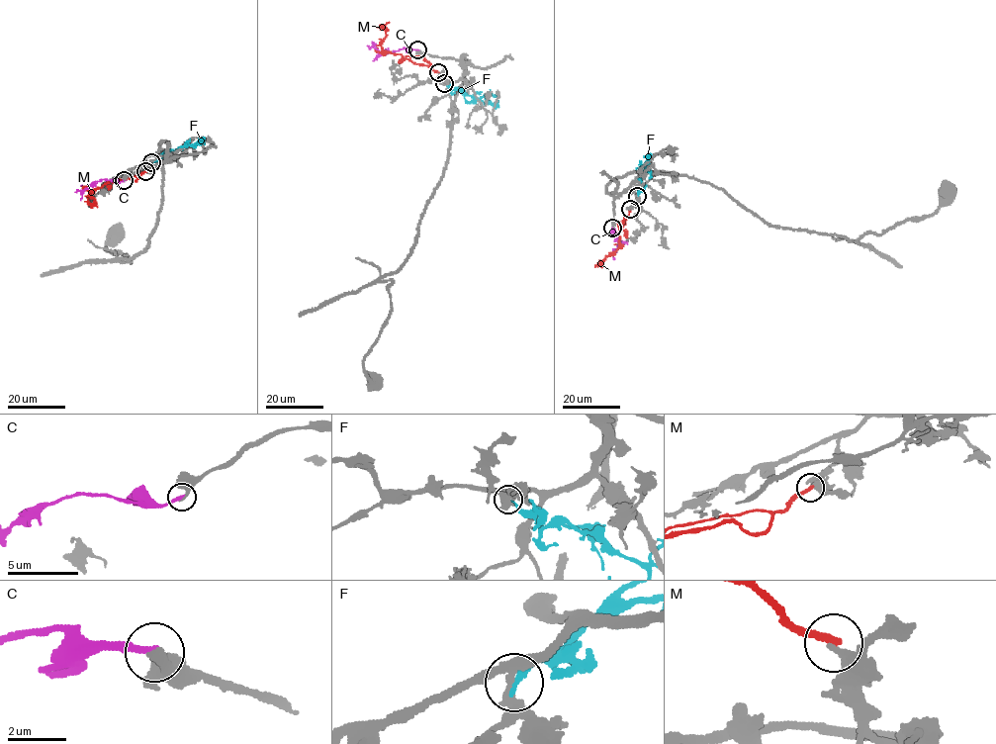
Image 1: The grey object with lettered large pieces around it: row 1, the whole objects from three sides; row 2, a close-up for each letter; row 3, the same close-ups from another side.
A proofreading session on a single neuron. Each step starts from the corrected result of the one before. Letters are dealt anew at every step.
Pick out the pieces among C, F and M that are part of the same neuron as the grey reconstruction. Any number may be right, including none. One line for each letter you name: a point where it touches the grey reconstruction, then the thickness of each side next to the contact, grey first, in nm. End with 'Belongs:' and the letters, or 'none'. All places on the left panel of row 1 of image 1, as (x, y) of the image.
Belongs: none

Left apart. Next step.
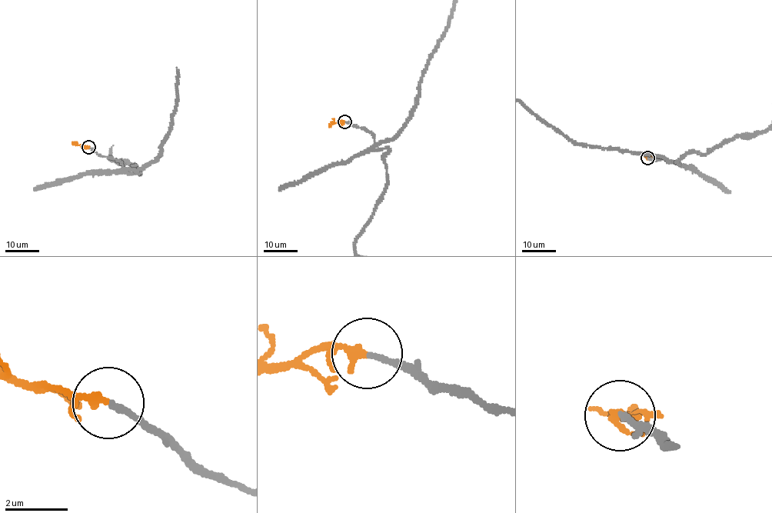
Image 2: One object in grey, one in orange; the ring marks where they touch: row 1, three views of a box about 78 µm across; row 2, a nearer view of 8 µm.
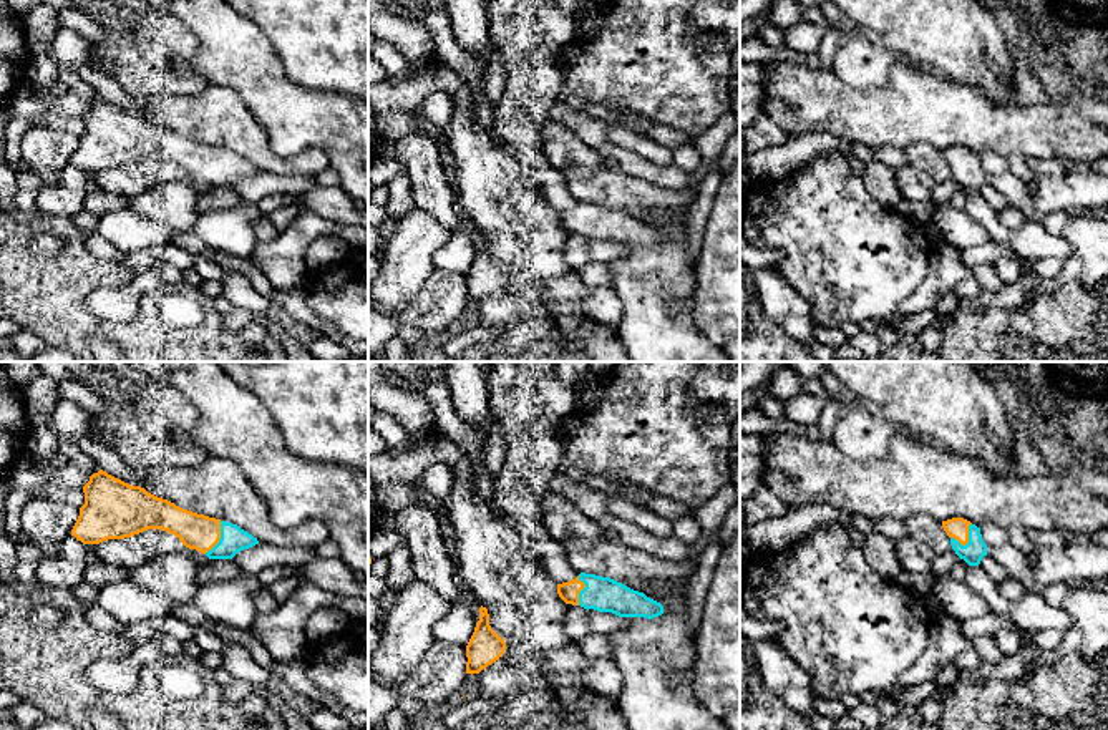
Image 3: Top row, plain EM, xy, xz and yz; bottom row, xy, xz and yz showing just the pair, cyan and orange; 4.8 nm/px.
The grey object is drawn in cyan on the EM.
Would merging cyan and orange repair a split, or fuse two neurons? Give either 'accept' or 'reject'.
accept

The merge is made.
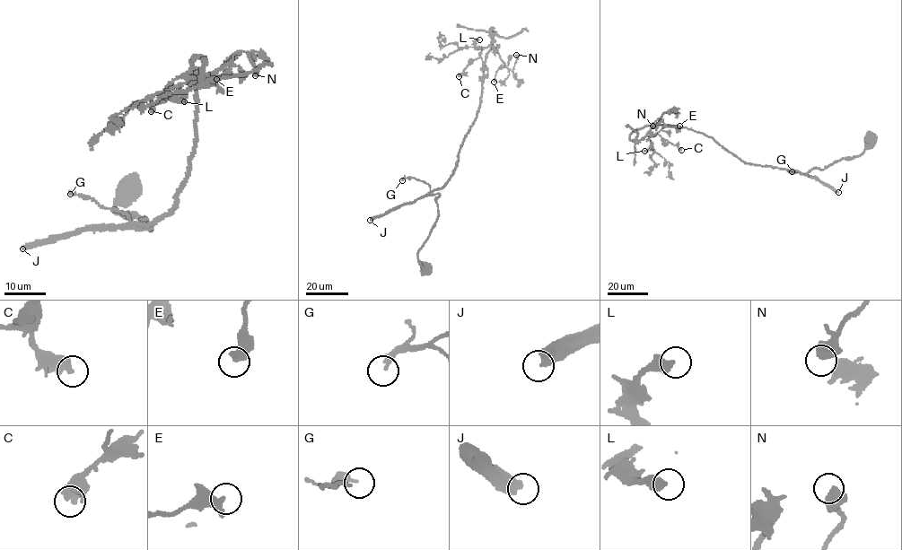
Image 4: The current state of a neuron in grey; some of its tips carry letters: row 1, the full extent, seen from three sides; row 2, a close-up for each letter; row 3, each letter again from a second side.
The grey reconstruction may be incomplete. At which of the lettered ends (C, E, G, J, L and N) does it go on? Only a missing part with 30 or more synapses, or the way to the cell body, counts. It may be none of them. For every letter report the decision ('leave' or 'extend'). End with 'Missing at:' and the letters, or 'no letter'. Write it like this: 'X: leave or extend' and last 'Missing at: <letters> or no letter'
C: leave
E: leave
G: leave
J: extend
L: leave
N: leave
Missing at: J

